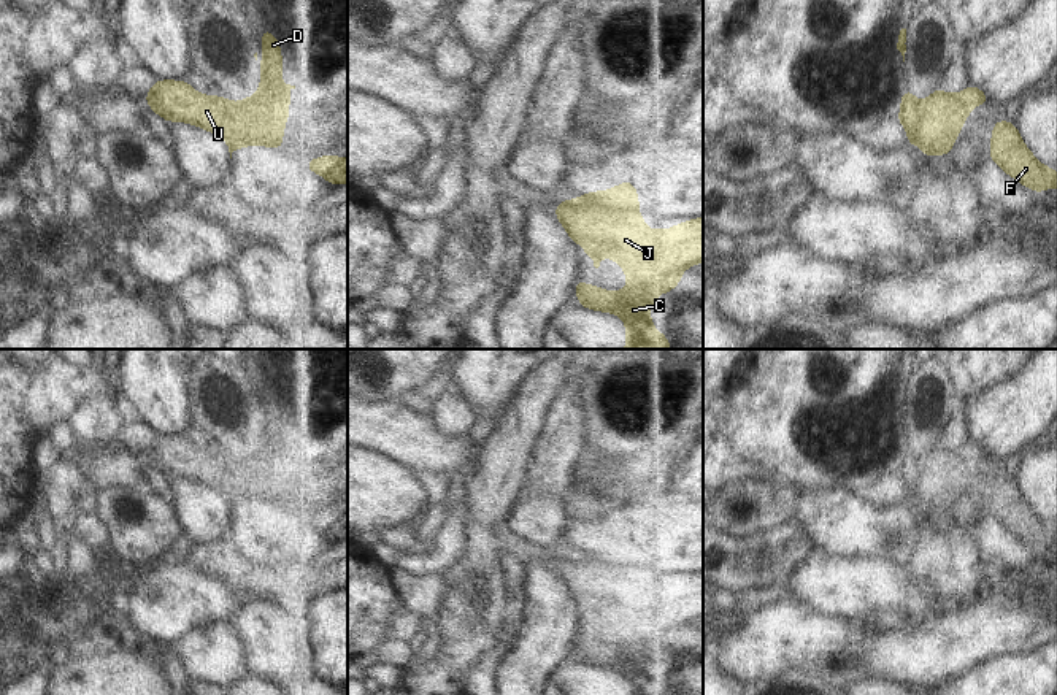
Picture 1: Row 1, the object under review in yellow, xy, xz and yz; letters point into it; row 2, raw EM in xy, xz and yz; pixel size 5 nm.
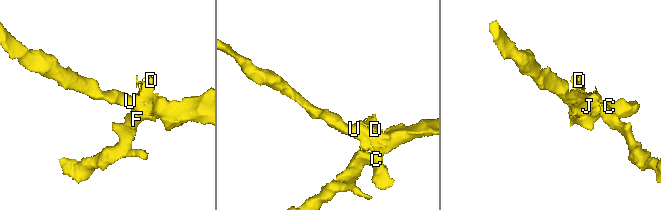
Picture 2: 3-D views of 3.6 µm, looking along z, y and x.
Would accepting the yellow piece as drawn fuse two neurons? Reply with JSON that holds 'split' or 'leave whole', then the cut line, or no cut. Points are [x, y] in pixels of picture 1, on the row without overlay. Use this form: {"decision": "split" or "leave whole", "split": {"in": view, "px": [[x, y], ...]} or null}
{"decision": "leave whole", "split": null}

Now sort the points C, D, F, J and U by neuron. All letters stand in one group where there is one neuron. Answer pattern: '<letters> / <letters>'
C D F J U

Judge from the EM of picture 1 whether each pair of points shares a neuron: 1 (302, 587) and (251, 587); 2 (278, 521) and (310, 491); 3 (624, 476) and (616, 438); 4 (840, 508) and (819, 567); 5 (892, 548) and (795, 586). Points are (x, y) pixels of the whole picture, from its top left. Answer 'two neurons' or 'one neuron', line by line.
1: one neuron
2: two neurons
3: two neurons
4: two neurons
5: two neurons

